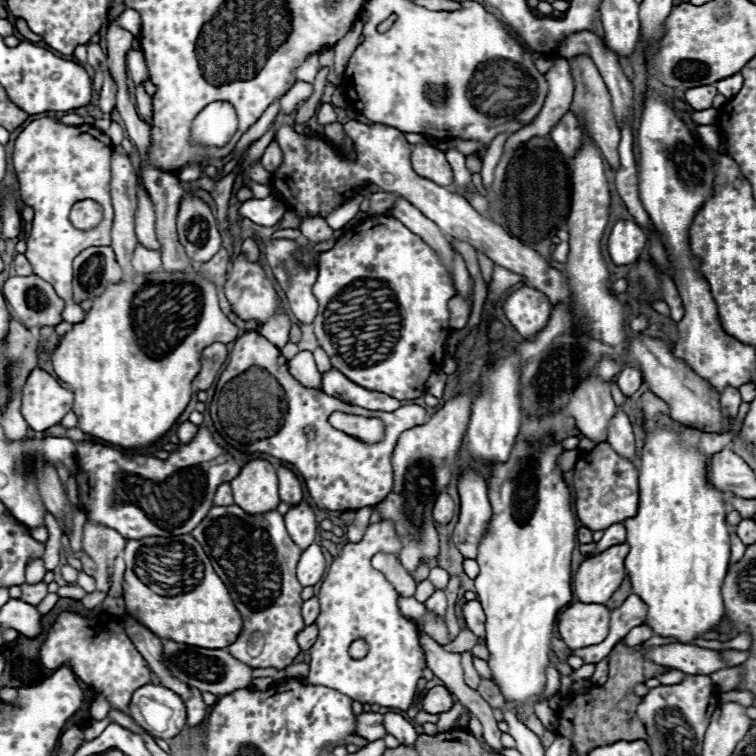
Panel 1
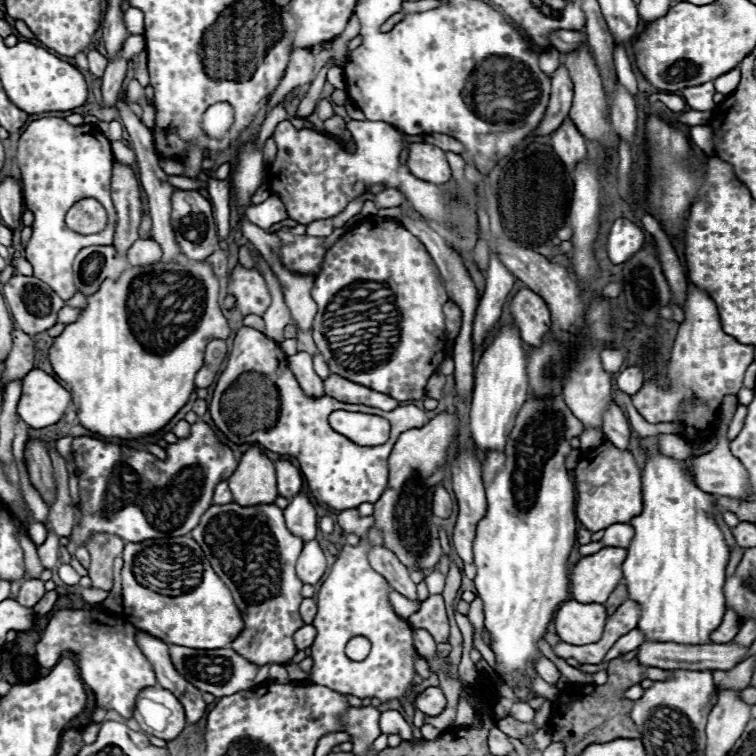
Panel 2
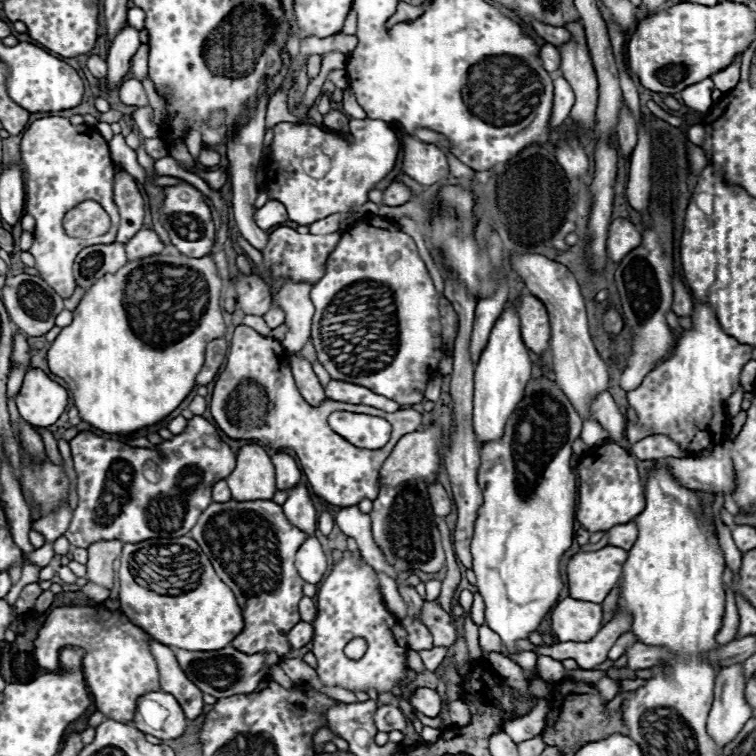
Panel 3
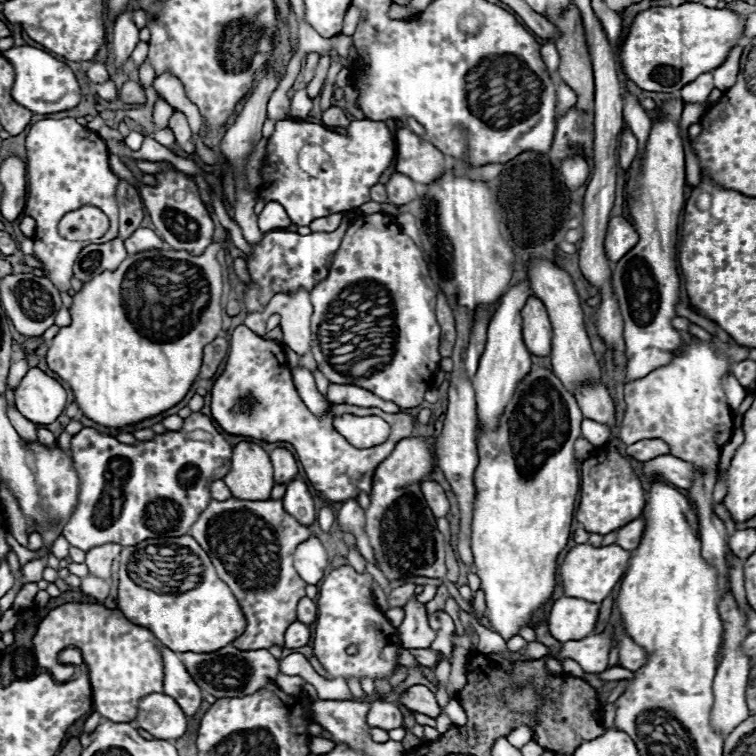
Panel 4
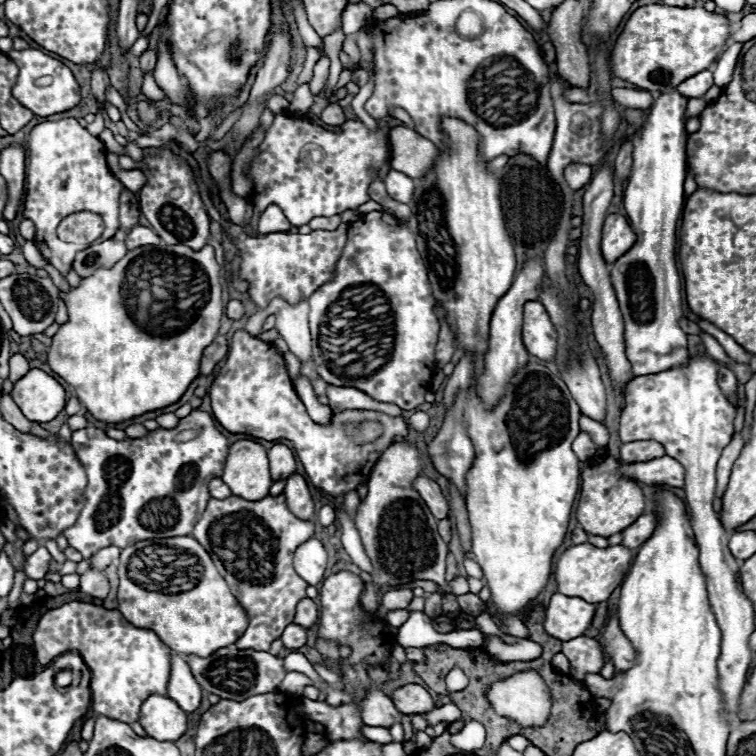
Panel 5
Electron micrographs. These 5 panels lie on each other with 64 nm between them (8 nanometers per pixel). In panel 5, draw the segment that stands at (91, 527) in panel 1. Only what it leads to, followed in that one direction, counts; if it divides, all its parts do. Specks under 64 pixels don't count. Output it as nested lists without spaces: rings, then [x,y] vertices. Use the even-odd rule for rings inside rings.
[[[108,546],[108,548],[98,550],[94,556],[90,556],[90,558],[88,558],[88,564],[90,564],[90,568],[94,568],[94,570],[106,572],[106,568],[112,564],[112,560],[118,558],[119,555],[120,548],[116,548],[116,546]]]

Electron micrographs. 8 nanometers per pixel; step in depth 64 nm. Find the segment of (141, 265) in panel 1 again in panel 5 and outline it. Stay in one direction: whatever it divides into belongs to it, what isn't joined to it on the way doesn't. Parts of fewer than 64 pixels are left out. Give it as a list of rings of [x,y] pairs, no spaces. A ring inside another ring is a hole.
[[[136,226],[130,230],[130,234],[126,236],[126,246],[128,250],[140,248],[140,246],[152,246],[152,244],[160,244],[160,238],[154,230],[146,228],[146,226]]]

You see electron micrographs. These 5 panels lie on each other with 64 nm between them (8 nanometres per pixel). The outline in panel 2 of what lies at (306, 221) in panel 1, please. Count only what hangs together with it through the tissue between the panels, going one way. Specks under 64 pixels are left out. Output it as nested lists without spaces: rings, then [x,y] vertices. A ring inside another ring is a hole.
[[[326,218],[326,220],[314,220],[310,224],[306,224],[306,234],[308,236],[320,236],[320,238],[326,238],[330,236],[334,230],[332,226],[332,218]]]

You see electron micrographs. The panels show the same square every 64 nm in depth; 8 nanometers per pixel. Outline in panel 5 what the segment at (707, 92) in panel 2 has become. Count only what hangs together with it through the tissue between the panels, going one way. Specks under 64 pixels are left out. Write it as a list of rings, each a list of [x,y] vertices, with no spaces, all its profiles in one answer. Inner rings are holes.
[[[704,70],[704,72],[698,72],[696,76],[684,80],[684,84],[678,86],[678,92],[686,98],[702,98],[710,88],[712,88],[712,72],[710,70]]]

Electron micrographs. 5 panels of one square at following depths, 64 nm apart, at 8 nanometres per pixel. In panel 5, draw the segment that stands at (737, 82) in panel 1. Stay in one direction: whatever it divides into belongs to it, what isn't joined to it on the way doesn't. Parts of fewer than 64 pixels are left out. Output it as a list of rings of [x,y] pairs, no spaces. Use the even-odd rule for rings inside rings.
[[[732,42],[720,56],[716,68],[714,68],[714,84],[724,88],[730,80],[732,80],[732,74],[734,74],[734,68],[736,68],[736,62],[738,62],[738,56],[740,56],[740,50],[742,50],[742,44],[740,42]]]

